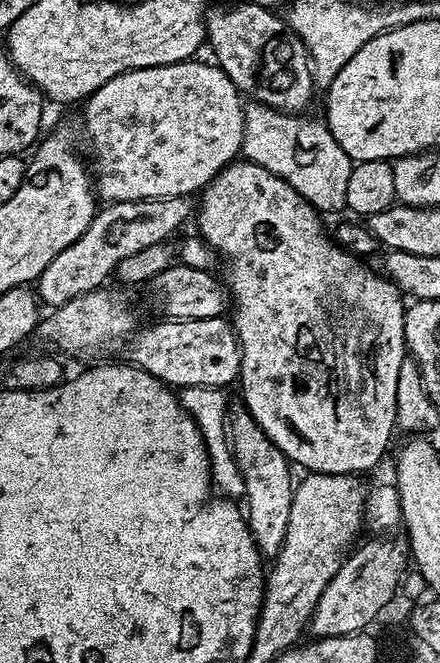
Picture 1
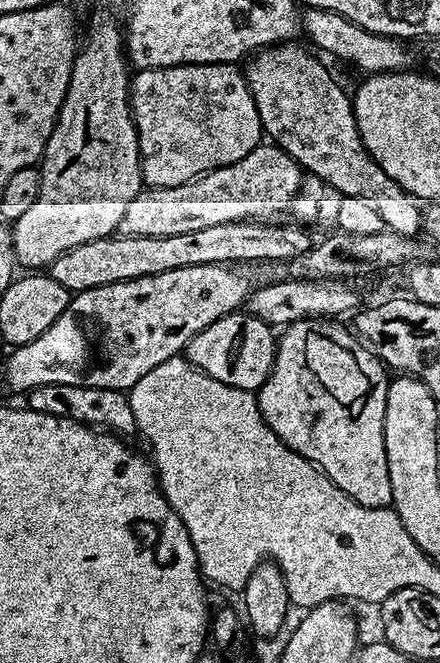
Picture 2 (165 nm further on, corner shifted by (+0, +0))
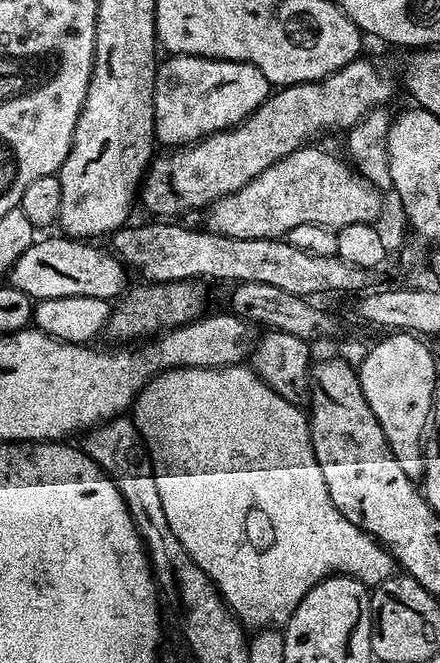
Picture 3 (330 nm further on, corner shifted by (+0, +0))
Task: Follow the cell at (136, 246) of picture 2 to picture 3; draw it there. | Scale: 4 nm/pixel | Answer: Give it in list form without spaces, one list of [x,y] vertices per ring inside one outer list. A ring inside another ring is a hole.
[[[63,234],[55,235],[33,242],[26,250],[26,254],[18,257],[14,266],[8,271],[7,283],[22,290],[22,294],[32,297],[33,301],[77,296],[102,298],[112,302],[129,287],[129,273],[124,263],[107,247],[95,248],[92,245],[95,243],[85,242],[80,238],[69,238]]]

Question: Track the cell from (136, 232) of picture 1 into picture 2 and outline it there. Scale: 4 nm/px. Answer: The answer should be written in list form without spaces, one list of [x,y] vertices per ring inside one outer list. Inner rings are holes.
[[[262,142],[246,158],[230,166],[216,168],[182,186],[145,187],[126,206],[126,214],[118,229],[122,236],[162,238],[170,234],[190,234],[190,230],[206,230],[206,226],[222,226],[226,222],[272,218],[275,212],[295,201],[302,183],[302,169],[290,154],[271,142]]]

